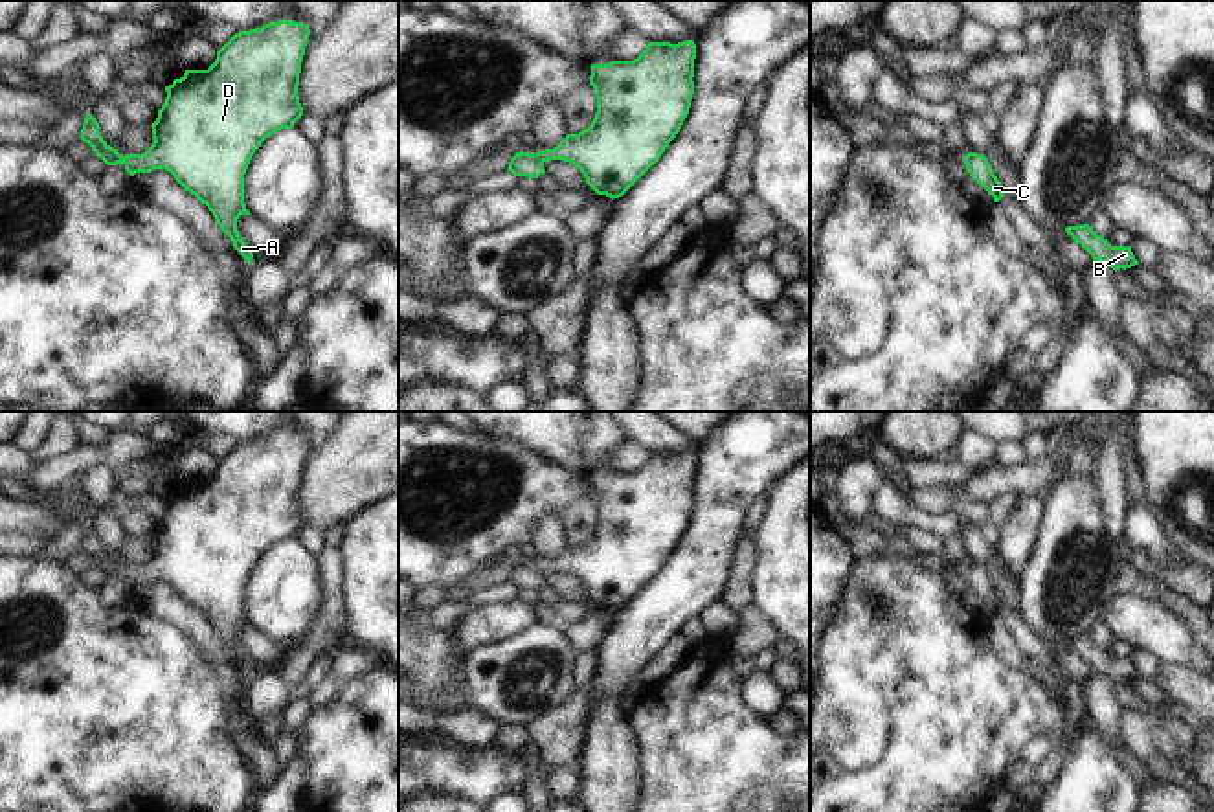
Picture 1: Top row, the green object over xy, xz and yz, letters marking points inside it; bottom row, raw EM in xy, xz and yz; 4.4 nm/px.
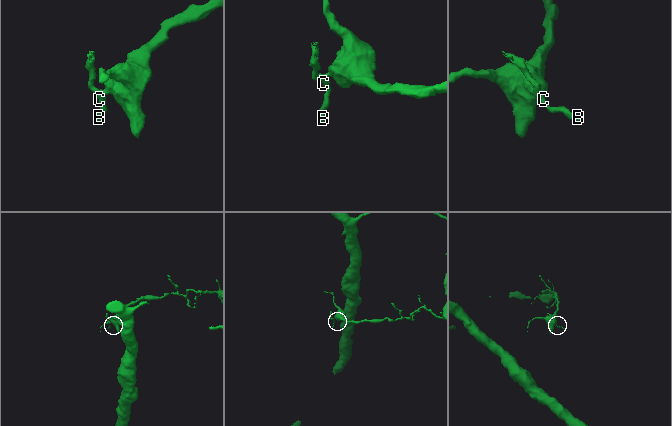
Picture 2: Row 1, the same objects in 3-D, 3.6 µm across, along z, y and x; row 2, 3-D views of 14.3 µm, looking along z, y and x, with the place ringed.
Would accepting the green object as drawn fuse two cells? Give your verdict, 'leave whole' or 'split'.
split

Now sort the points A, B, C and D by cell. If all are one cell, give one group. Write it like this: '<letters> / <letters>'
A D / B C

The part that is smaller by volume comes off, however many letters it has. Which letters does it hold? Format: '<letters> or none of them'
B, C

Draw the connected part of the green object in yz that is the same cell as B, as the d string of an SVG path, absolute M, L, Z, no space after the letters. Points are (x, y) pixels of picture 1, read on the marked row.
M1089 224L1067 226L1065 231L1091 254L1093 261L1106 263L1115 272L1139 265L1131 246L1111 246L1109 241L1096 235Z

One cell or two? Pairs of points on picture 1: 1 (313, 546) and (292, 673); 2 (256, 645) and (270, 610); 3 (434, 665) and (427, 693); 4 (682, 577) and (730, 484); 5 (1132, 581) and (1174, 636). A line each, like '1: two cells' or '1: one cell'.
1: two cells
2: two cells
3: one cell
4: one cell
5: two cells

